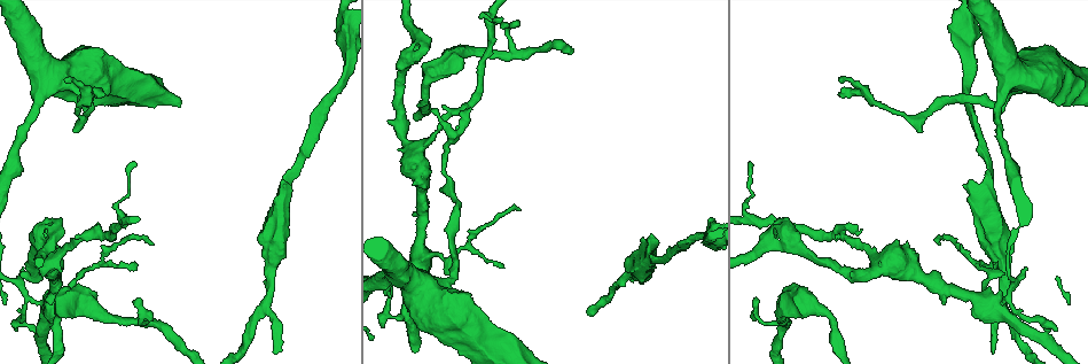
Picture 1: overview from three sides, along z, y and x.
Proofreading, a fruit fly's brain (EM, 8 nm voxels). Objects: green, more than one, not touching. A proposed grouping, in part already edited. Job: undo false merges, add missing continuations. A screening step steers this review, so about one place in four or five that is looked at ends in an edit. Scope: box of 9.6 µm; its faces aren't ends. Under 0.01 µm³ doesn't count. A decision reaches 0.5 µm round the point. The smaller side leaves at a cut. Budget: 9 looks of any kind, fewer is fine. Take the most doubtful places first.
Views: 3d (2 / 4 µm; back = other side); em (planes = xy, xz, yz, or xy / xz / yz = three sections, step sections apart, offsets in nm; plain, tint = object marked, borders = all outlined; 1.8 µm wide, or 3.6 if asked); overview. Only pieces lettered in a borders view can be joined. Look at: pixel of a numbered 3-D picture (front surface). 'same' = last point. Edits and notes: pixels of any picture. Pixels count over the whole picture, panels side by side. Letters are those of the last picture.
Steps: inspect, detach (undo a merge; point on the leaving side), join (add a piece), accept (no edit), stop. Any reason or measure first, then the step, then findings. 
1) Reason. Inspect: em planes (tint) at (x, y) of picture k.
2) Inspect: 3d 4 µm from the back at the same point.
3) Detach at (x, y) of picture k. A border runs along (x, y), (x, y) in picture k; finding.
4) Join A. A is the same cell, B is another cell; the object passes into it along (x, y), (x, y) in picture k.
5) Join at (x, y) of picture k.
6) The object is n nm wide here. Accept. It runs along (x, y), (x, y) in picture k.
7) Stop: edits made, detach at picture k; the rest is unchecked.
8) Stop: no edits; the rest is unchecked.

Sudden change in width. Inspect: 3d 4 µm from the back at (45, 310) of picture 1.

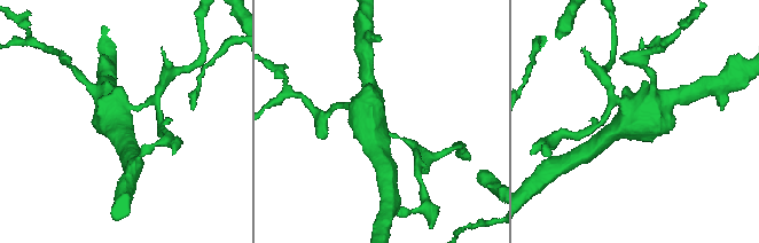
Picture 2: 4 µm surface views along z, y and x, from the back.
3 arms meet here; the arms are 160, 300, 340 nm wide; shape alone is not enough. Inspect: em 3.6 µm planes (borders) at (625, 116) of picture 2.

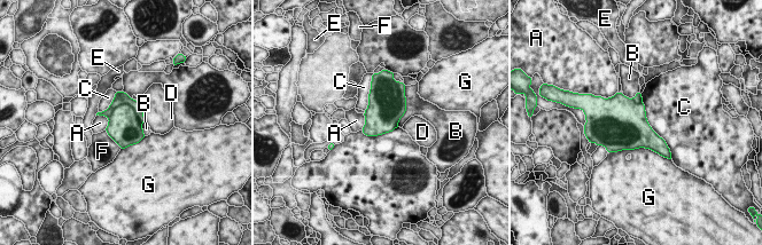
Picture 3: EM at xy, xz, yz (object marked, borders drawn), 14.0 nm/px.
The object is 480 nm wide here. Detach at (123, 120) of picture 3. A, B, C, D, E, F and G are other cells; a border runs along (108, 116), (127, 104), (141, 123) in picture 3; two cells meet here.

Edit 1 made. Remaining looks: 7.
Inspect: overview.

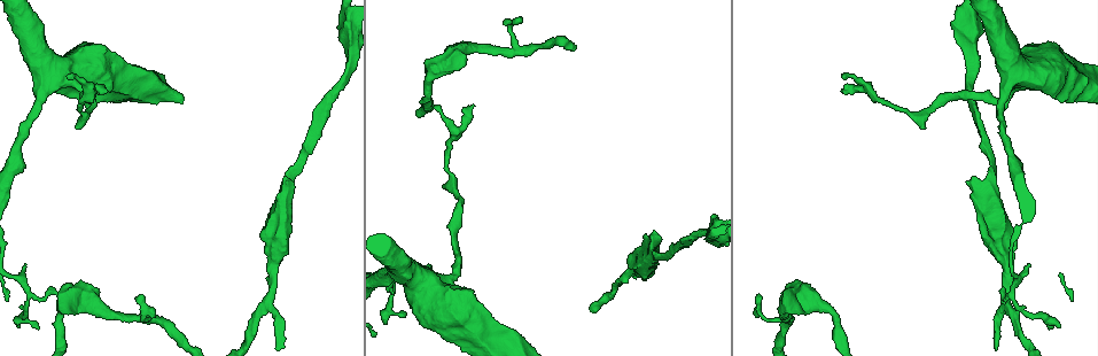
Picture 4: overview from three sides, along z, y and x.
Abrupt turn. Inspect: em 3.6 µm xz step 8 (tint) at (512, 51) of picture 4.

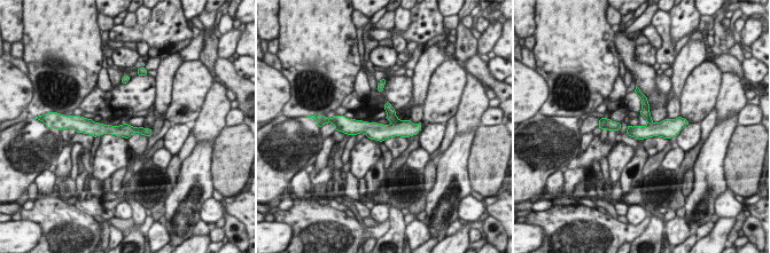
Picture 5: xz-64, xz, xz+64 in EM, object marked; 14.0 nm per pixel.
Inspect: em 3.6 µm planes (borders) at the same point.

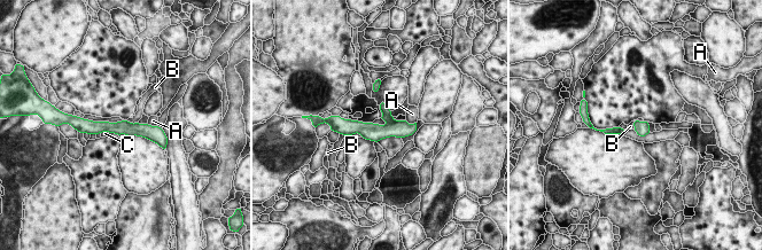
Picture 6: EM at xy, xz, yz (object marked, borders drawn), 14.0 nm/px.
Accept. A, B and C are other cells; one cell here.

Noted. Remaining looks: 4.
Free end. Inspect: 3d 4 µm at (105, 91) of picture 4.

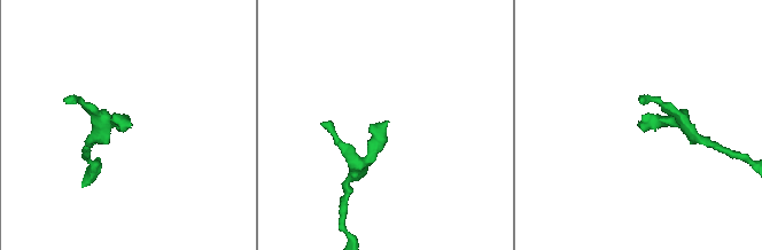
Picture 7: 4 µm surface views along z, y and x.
Need the tissue. Inspect: em planes (borders) at (387, 120) of picture 7.

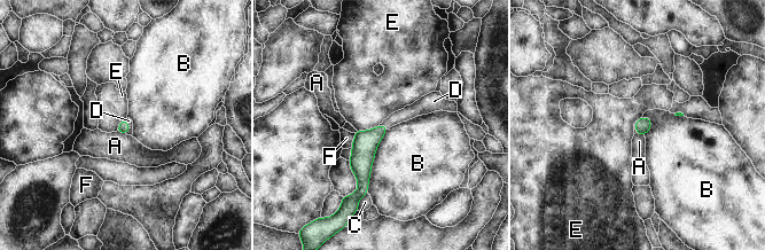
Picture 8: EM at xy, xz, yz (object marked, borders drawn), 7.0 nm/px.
Join D. D is the same cell, A, B, C, E and F are other cells; the object passes into it along (124, 127), (129, 126), (129, 120) in picture 8; the cell continues.

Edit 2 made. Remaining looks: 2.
Stop: edits made, detach at picture 3, join at picture 8; the rest is unchecked.

